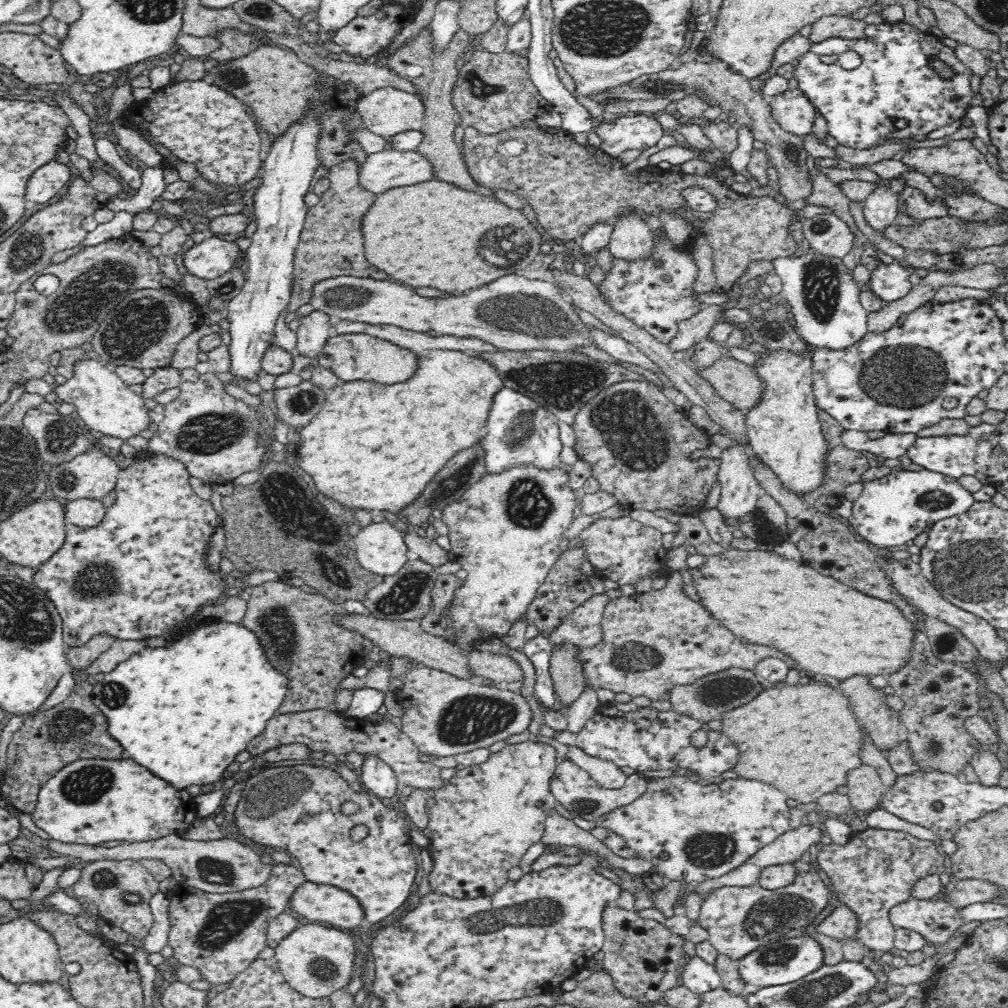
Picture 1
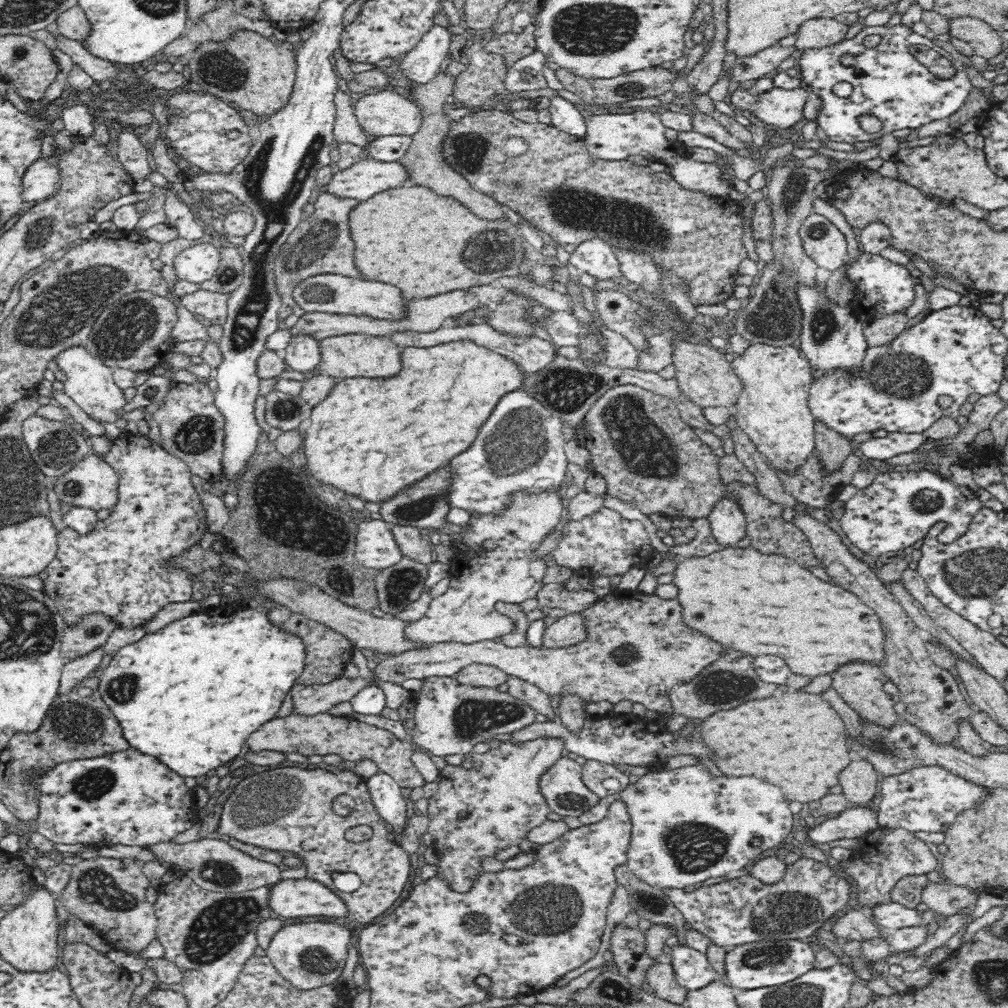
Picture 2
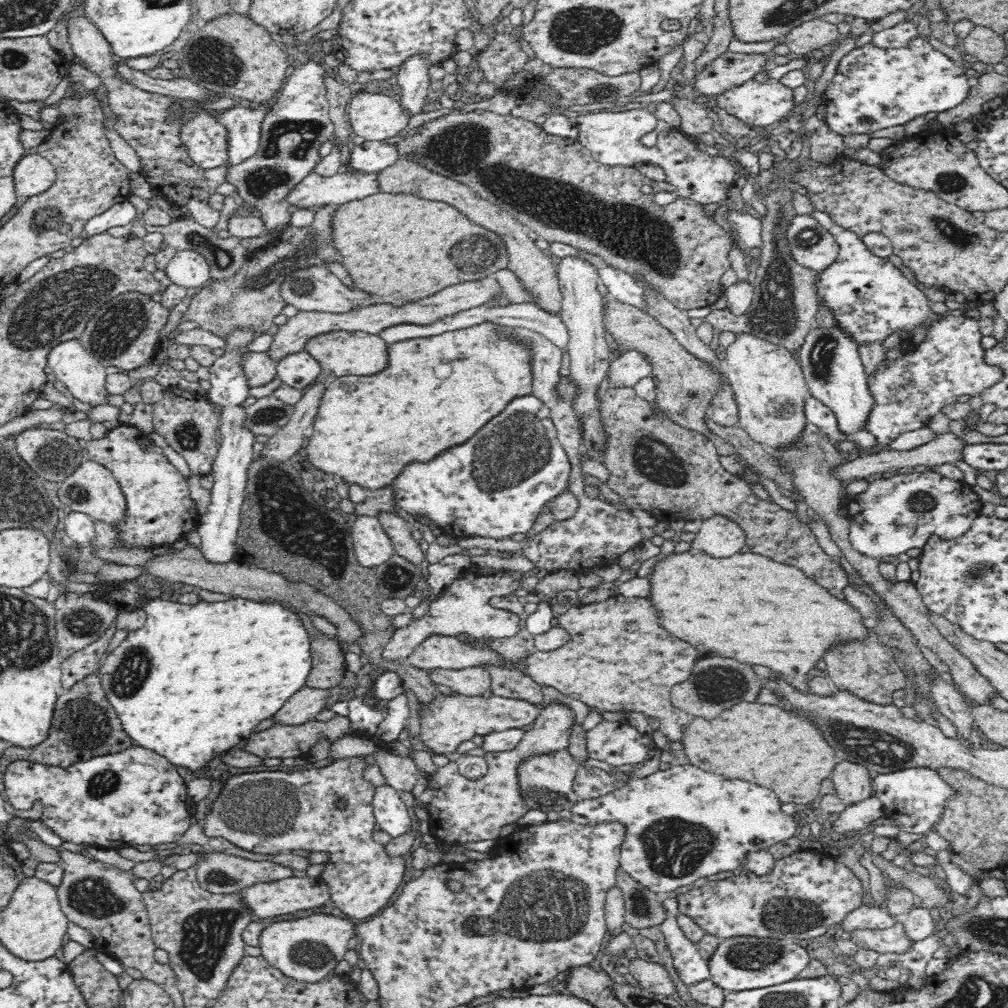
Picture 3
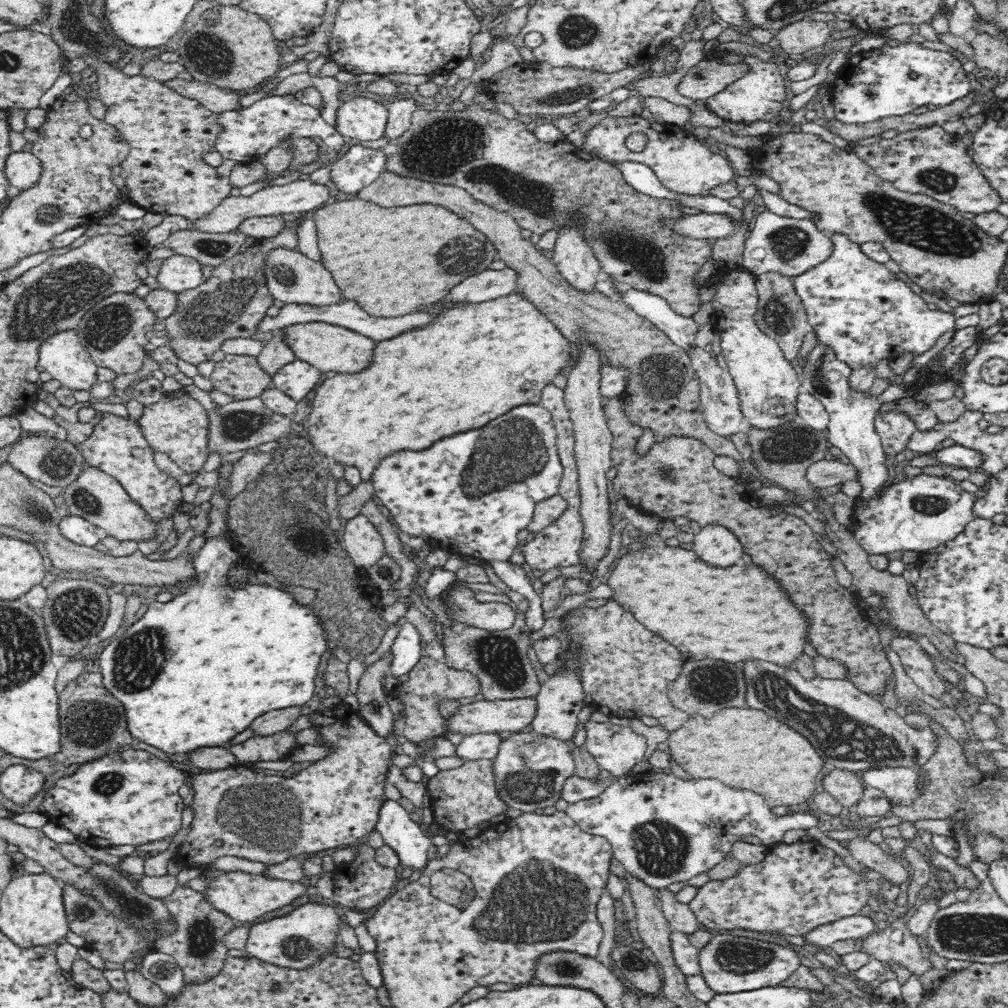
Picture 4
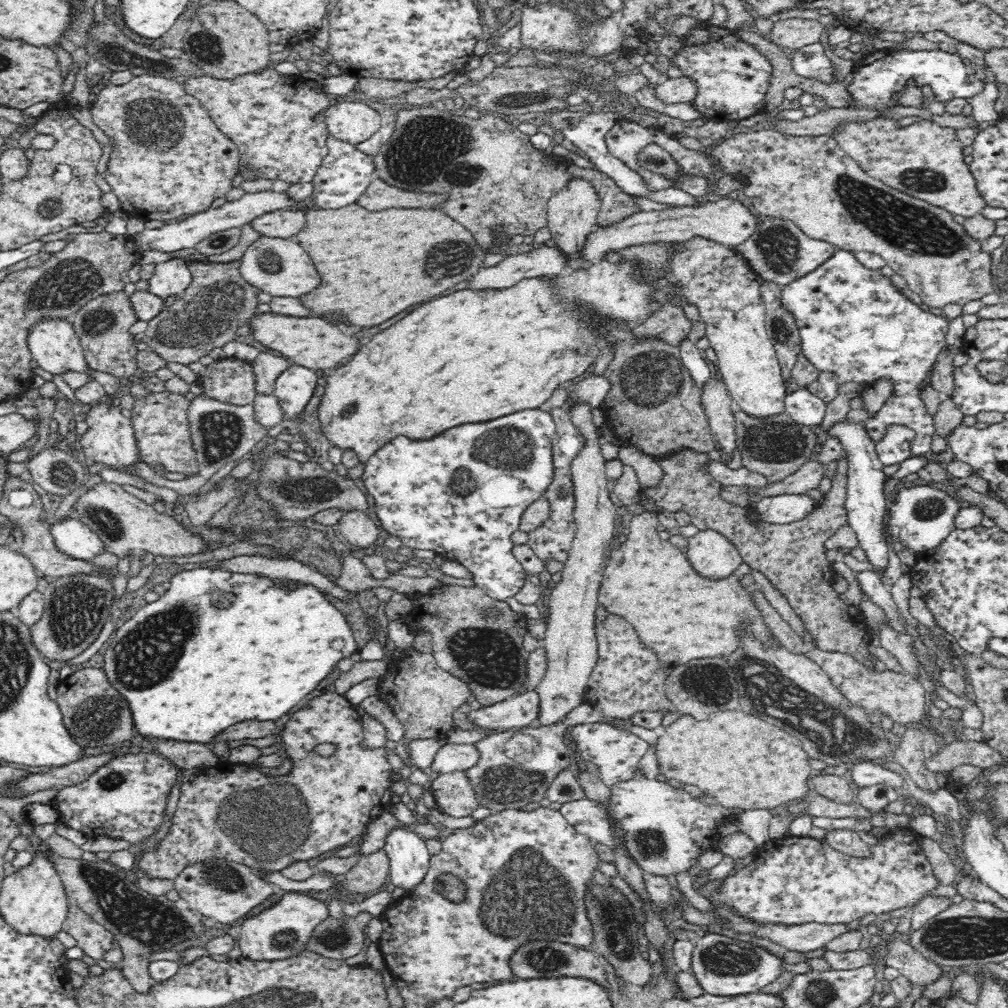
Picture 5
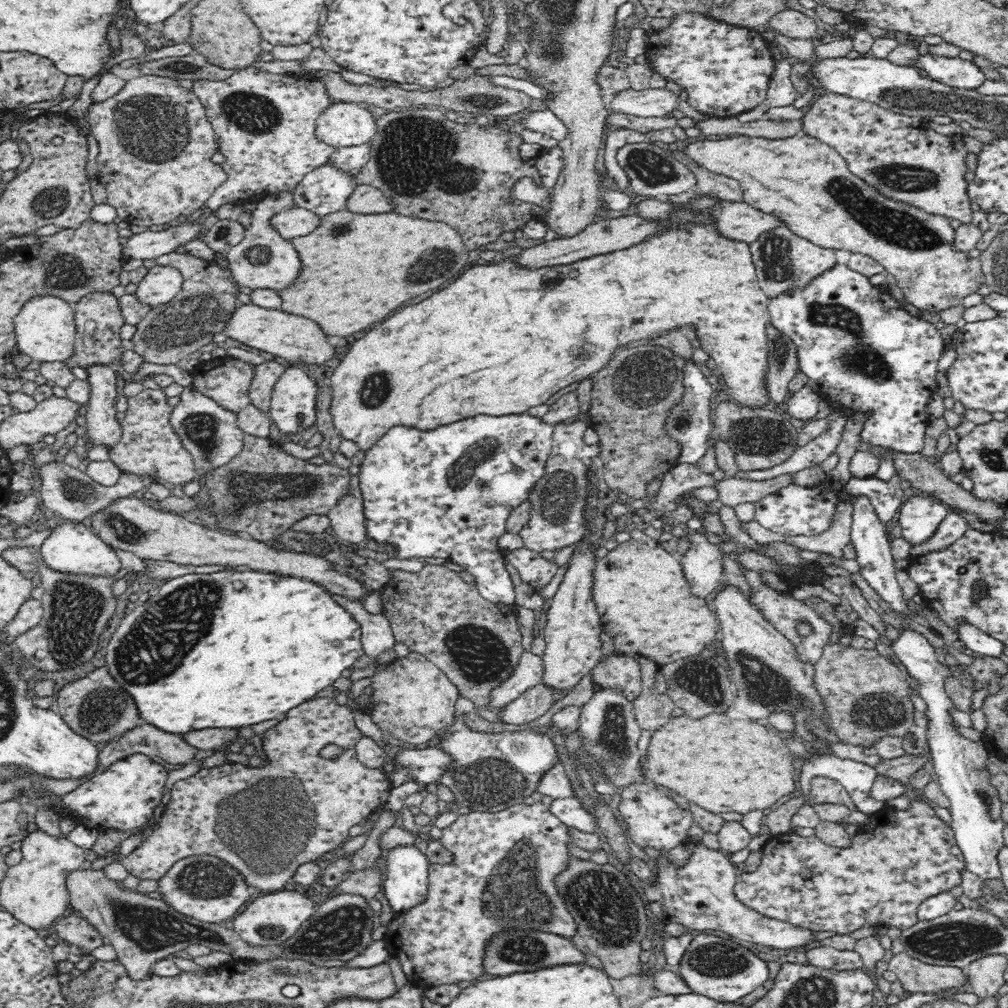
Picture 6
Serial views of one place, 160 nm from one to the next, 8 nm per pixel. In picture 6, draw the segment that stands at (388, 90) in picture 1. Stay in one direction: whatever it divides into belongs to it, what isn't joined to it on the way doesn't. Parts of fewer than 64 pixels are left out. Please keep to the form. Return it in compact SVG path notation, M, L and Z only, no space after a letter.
M332 102L316 122L317 138L336 150L360 146L375 138L376 120L363 105Z

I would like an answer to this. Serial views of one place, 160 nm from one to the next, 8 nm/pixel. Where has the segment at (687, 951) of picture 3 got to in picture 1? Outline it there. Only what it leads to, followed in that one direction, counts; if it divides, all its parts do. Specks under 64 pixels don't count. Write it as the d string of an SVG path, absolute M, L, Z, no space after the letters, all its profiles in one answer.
M697 955L689 958L688 966L684 966L684 974L680 974L680 978L681 984L701 995L716 988L723 988L723 980L715 967Z

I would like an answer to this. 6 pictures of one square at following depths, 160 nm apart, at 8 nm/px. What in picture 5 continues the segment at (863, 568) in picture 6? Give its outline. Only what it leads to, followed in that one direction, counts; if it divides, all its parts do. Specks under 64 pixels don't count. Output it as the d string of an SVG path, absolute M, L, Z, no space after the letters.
M846 417L832 423L825 430L825 437L836 438L844 450L842 461L846 465L847 498L846 510L849 525L858 535L858 544L864 550L867 562L876 574L882 573L889 565L889 546L883 534L884 514L886 512L886 491L888 476L884 472L884 463L876 452L876 441L868 434L864 422L850 422Z

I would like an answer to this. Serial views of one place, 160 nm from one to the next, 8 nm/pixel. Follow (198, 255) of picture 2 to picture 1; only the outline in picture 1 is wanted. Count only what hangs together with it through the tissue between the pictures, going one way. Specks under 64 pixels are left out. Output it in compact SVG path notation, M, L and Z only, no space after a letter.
M206 235L202 242L195 243L186 251L183 264L190 273L206 279L214 279L223 274L231 273L232 270L244 265L244 251L232 240L223 240L211 235Z

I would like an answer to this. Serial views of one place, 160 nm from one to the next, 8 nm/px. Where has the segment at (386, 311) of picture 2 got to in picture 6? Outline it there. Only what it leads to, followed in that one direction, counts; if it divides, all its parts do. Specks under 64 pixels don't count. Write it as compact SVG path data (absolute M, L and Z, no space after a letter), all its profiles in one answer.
M283 190L276 194L268 194L259 201L258 209L252 214L252 228L245 230L245 236L240 244L230 248L227 260L232 276L241 286L247 286L253 291L260 290L286 290L294 286L302 276L302 259L296 247L282 238L270 224L270 218L286 208L297 208L294 203L295 191Z

